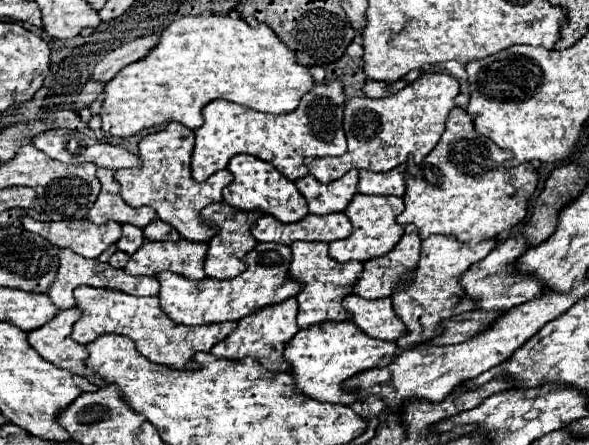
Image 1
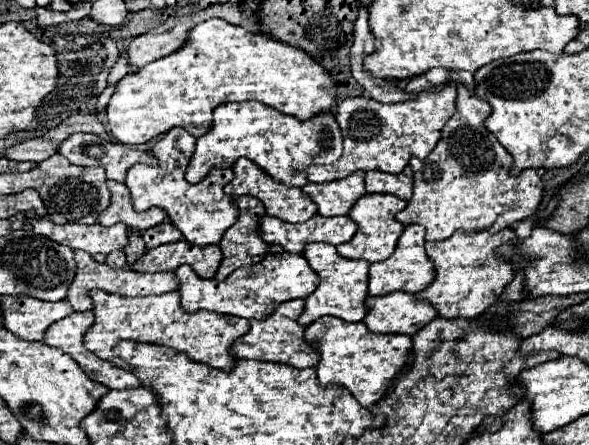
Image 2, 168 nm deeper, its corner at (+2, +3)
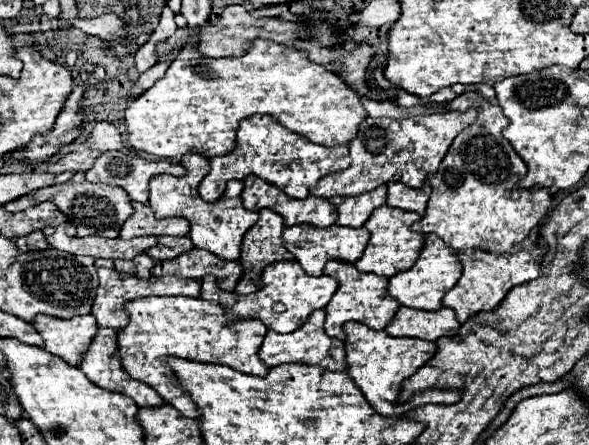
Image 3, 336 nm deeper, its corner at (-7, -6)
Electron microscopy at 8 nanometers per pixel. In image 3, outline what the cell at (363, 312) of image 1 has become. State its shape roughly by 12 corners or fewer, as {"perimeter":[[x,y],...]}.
{"perimeter":[[400,307],[386,333],[438,341],[458,335],[454,311]]}

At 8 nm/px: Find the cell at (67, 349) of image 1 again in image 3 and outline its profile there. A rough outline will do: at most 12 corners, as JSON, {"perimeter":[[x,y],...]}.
{"perimeter":[[100,329],[80,369],[98,387],[138,407],[164,399],[122,367],[114,329]]}

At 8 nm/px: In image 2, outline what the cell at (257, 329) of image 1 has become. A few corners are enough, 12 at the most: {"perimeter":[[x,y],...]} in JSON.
{"perimeter":[[303,300],[249,322],[235,358],[315,366],[303,340]]}

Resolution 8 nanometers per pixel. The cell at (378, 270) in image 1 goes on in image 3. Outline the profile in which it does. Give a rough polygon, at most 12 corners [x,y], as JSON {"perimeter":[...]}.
{"perimeter":[[438,235],[388,291],[406,307],[436,311],[462,263]]}

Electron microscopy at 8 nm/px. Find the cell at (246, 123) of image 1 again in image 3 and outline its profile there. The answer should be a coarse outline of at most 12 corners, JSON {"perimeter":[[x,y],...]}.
{"perimeter":[[272,115],[240,121],[234,151],[198,187],[214,203],[248,175],[306,199],[350,165],[348,145],[316,145]]}

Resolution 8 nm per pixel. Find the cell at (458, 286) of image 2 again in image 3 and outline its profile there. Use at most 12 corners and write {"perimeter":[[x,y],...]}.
{"perimeter":[[546,247],[518,255],[460,251],[444,307],[466,323],[540,275]]}

